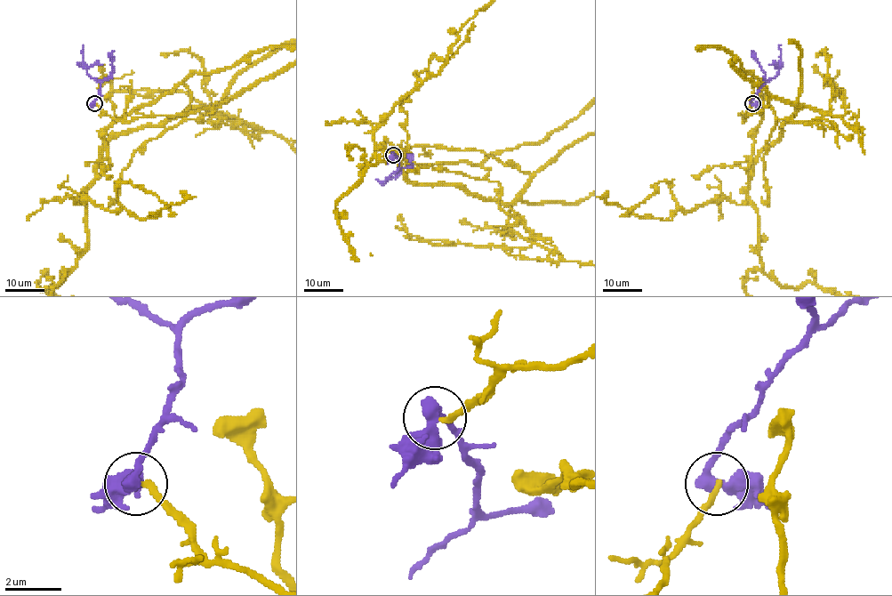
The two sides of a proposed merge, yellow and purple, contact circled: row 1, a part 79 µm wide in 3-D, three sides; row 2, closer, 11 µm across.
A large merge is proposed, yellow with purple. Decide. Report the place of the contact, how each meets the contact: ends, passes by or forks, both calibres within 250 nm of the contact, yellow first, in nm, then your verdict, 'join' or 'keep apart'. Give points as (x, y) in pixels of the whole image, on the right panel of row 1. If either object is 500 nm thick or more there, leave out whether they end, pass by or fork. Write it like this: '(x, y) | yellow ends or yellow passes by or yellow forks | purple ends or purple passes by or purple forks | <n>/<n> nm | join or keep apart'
(752, 103) | yellow ends | purple passes by | 200/460 nm | keep apart

